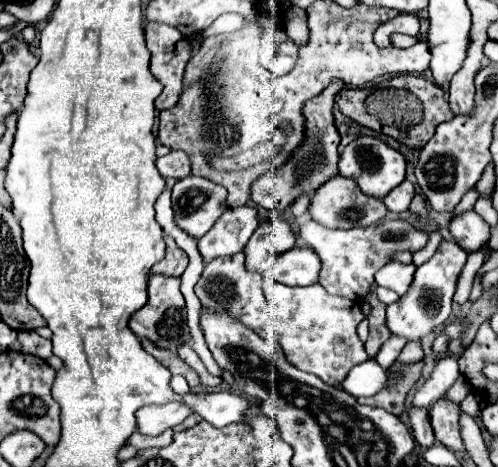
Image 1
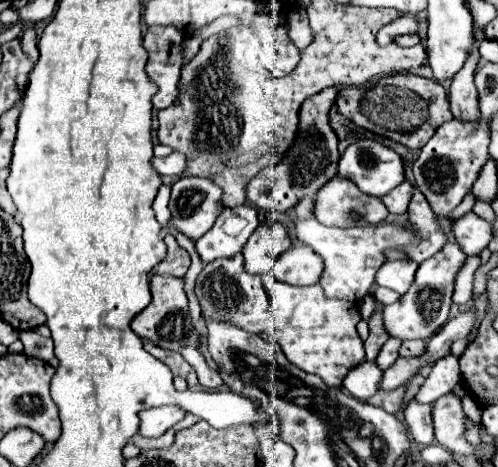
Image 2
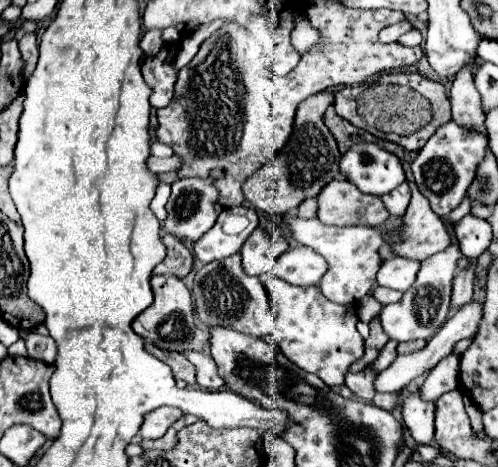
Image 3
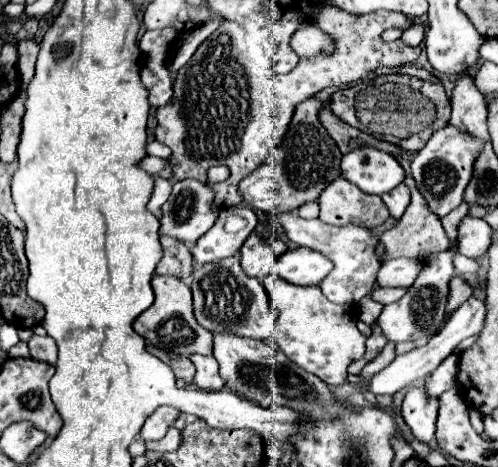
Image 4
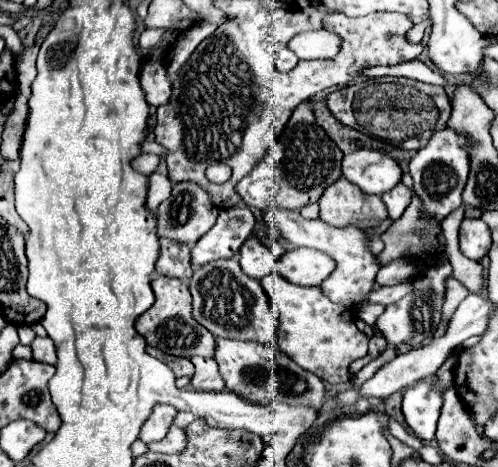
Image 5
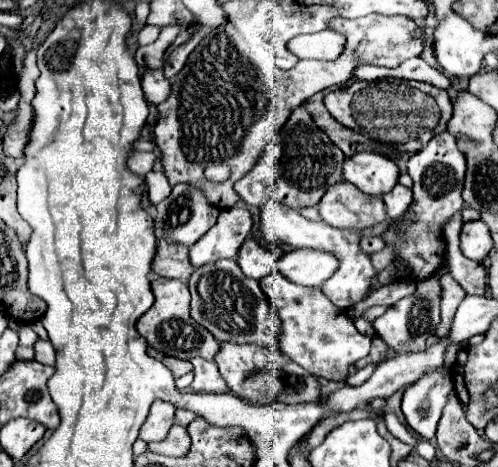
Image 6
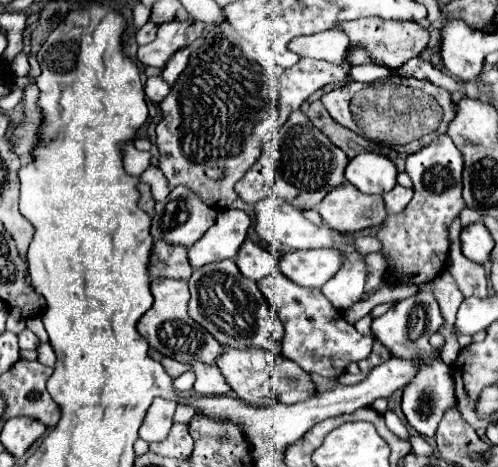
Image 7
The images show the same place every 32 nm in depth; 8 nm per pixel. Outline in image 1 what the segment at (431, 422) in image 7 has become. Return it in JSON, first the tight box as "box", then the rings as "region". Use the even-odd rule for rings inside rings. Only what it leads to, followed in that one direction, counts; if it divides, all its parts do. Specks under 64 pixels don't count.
{"box":[408,408,436,450],"region":[[[410,408],[408,410],[410,414],[410,424],[412,424],[412,434],[416,438],[416,442],[426,450],[430,448],[436,438],[434,438],[434,432],[432,432],[432,426],[430,426],[430,418],[428,418],[428,410],[426,408]]]}

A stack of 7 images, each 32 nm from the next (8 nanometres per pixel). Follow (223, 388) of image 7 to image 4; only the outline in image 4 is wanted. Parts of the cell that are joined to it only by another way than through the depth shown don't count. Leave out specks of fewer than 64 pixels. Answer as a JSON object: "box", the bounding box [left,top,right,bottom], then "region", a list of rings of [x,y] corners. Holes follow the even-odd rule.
{"box":[190,354,224,390],"region":[[[192,354],[190,362],[196,366],[194,384],[202,390],[220,390],[224,386],[224,380],[218,374],[218,364],[214,358],[206,358],[200,354]]]}

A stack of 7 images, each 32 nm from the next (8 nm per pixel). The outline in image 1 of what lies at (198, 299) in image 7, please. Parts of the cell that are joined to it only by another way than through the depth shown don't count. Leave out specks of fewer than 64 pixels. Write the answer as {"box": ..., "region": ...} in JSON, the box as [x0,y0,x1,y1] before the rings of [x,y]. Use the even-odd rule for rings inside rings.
{"box":[194,252,266,330],"region":[[[238,252],[236,256],[208,262],[198,284],[194,286],[194,292],[200,298],[202,306],[208,306],[214,310],[228,310],[242,324],[256,330],[260,328],[260,310],[266,306],[266,300],[262,294],[262,274],[248,272],[244,266],[244,260],[246,260],[244,252]]]}

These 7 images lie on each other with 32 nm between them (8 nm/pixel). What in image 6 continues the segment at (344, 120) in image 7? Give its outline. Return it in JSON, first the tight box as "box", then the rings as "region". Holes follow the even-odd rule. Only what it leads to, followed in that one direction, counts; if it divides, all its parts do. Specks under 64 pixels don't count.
{"box":[324,86,362,132],"region":[[[346,86],[346,88],[342,88],[342,90],[334,90],[334,92],[326,94],[324,104],[326,104],[328,112],[330,112],[342,126],[348,126],[348,128],[352,128],[352,130],[362,132],[362,126],[358,126],[356,120],[354,120],[354,116],[352,116],[352,108],[350,108],[352,94],[354,94],[354,90],[352,90],[350,86]]]}

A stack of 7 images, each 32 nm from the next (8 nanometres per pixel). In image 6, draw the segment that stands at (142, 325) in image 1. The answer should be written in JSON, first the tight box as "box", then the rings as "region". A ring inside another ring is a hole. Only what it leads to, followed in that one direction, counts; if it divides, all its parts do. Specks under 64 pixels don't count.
{"box":[136,278,218,360],"region":[[[156,278],[152,280],[152,292],[156,296],[154,306],[146,314],[142,314],[136,322],[136,330],[140,332],[140,336],[144,336],[152,348],[168,356],[174,356],[180,360],[192,360],[196,356],[212,360],[218,352],[218,342],[204,326],[192,320],[188,284],[182,280],[172,280],[172,278]]]}

